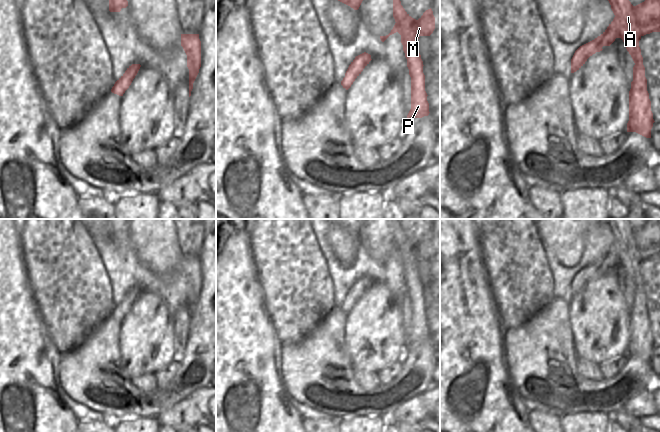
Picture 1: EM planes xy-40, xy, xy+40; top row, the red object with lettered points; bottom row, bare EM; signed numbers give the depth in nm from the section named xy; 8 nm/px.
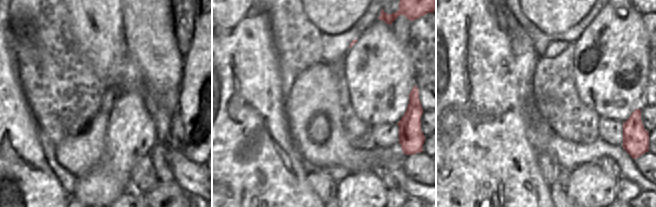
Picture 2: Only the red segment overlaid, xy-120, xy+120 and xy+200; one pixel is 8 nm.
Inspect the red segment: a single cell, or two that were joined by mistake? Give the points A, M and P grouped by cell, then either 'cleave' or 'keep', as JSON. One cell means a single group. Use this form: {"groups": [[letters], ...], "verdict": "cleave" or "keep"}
{"groups": [["A", "P"], ["M"]], "verdict": "cleave"}

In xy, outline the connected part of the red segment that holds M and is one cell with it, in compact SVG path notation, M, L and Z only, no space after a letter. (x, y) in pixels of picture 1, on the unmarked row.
M432 233L426 234L417 244L417 257L419 260L430 260L435 253L435 241Z

